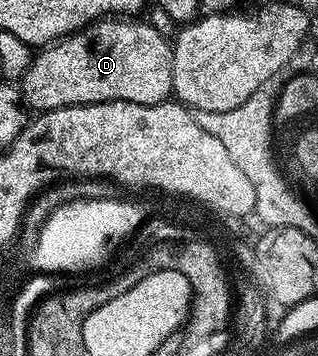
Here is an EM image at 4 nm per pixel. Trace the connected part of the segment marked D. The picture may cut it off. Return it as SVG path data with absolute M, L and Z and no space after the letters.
M105 17L97 19L95 23L89 23L87 27L74 35L65 35L56 42L47 44L43 49L37 50L32 56L32 63L26 69L24 78L19 80L18 86L22 92L22 99L29 108L33 107L33 112L53 111L63 107L89 107L91 103L109 103L110 101L126 101L127 103L137 103L138 105L154 105L165 102L172 95L172 43L169 36L158 33L146 21L135 23L132 17Z

